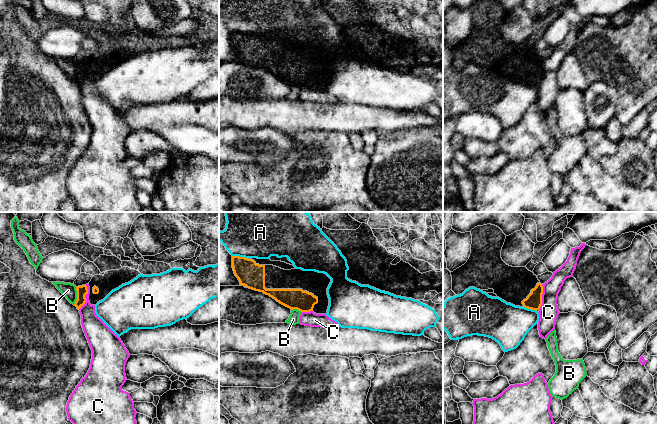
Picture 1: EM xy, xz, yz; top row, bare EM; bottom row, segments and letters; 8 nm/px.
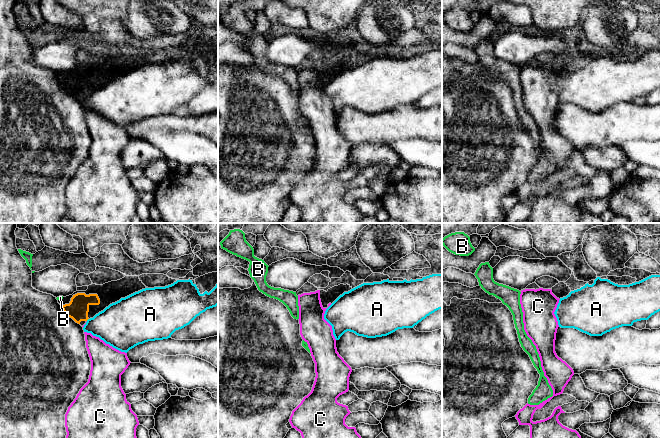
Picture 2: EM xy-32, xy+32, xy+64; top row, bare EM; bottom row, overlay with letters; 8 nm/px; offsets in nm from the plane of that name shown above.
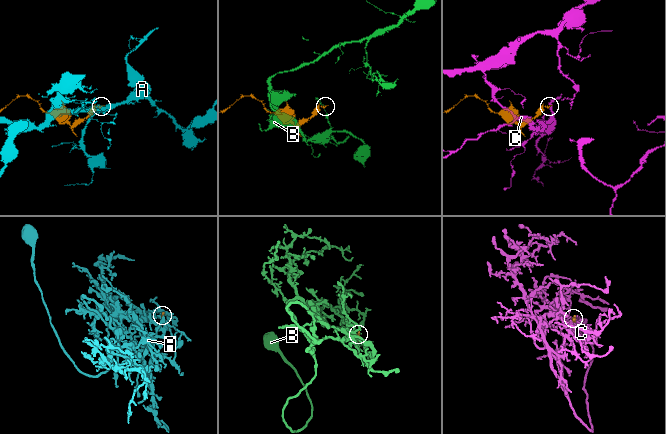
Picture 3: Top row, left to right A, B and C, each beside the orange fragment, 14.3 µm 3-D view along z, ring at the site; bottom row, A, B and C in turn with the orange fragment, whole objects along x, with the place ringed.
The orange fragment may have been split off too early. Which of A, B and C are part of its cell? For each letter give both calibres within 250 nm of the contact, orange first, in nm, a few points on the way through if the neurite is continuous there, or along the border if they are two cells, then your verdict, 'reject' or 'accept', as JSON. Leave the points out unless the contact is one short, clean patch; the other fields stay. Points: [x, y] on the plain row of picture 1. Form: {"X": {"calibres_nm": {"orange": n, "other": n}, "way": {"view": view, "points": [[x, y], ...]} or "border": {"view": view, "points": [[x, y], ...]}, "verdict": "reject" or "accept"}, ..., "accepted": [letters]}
{"A": {"calibres_nm": {"orange": 200, "other": 280}, "verdict": "reject"}, "B": {"calibres_nm": {"orange": 80, "other": 110}, "verdict": "reject"}, "C": {"calibres_nm": {"orange": 80, "other": 170}, "border": {"view": "xy", "points": [[86, 61], [85, 78], [78, 85]]}, "verdict": "reject"}, "accepted": []}

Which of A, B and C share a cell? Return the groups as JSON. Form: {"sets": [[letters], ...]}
{"sets": [["A"], ["B"], ["C"]]}

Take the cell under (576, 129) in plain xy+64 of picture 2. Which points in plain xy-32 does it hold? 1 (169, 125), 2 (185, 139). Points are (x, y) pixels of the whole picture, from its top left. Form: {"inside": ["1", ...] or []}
{"inside": ["1"]}

